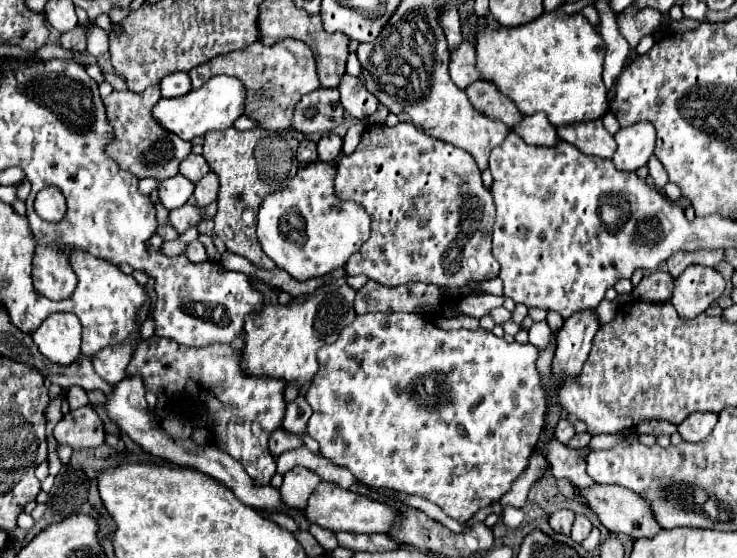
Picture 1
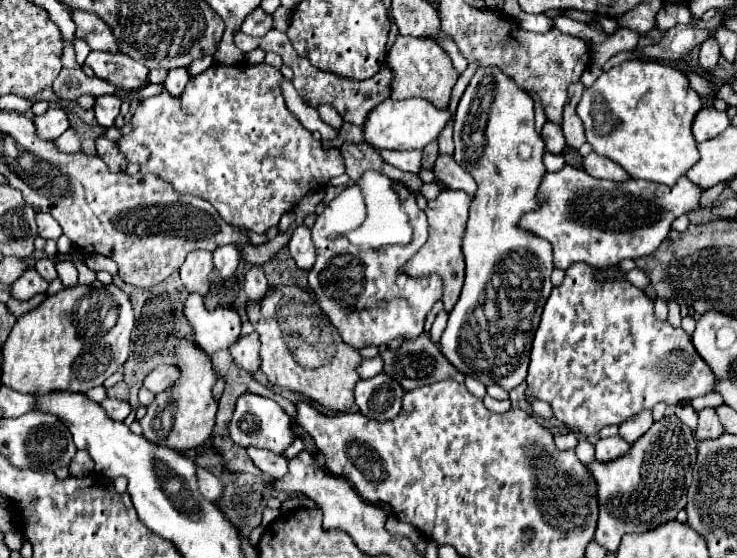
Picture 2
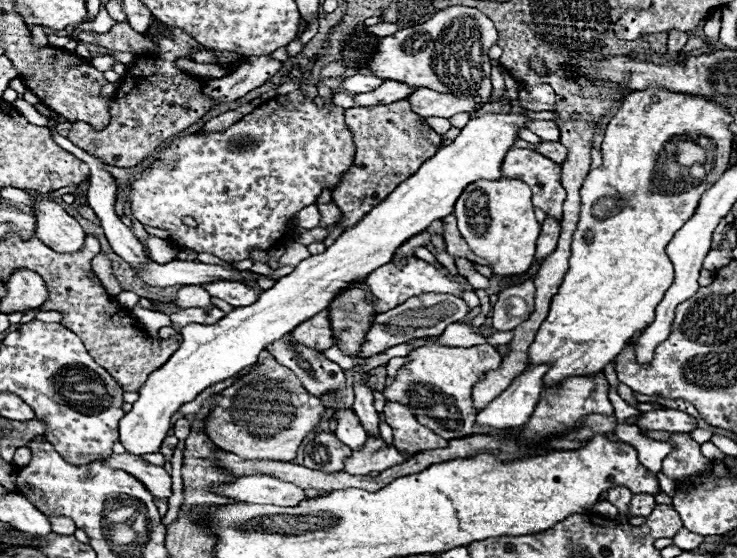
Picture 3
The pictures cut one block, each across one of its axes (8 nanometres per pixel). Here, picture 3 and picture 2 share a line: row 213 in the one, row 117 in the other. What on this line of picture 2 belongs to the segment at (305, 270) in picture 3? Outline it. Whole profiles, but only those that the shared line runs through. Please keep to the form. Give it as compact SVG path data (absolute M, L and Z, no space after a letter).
M408 98L408 100L386 100L384 104L378 104L370 116L368 124L364 124L364 138L366 144L372 144L376 150L388 148L388 150L424 150L428 144L438 140L440 132L448 126L452 120L452 114L448 108L436 108L432 102L424 98Z

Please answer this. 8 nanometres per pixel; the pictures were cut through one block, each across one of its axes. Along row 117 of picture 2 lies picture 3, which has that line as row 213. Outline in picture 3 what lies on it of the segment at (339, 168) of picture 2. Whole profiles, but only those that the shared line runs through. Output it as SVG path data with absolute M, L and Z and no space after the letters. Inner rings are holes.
M296 90L264 102L224 132L190 134L174 140L160 158L130 184L128 200L136 220L152 228L170 230L184 248L198 254L206 252L222 260L240 262L246 260L254 248L270 250L294 228L292 218L296 212L314 204L324 188L332 190L352 166L354 142L344 124L344 110L338 110L334 104L332 108L334 110L316 108L310 98ZM184 216L192 216L198 226L184 226Z

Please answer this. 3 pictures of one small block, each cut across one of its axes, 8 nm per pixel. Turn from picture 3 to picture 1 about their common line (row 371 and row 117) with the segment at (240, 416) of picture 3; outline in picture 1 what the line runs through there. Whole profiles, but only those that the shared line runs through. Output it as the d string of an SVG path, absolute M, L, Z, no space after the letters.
M282 40L276 42L274 46L264 46L260 42L254 42L252 46L240 50L240 52L230 52L224 56L216 56L188 72L192 80L192 90L200 88L206 80L210 80L216 74L228 74L236 76L242 80L242 84L248 90L246 98L246 116L252 116L260 122L262 128L266 130L284 130L290 128L290 118L296 102L316 90L320 86L318 74L316 74L316 64L310 48L300 42L300 40Z

